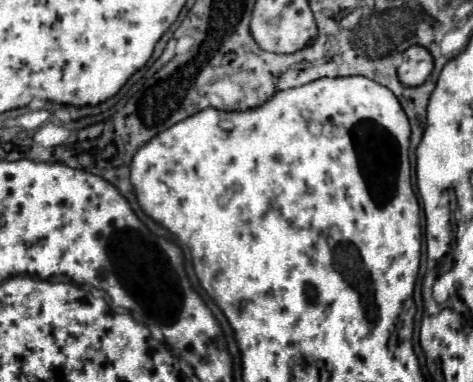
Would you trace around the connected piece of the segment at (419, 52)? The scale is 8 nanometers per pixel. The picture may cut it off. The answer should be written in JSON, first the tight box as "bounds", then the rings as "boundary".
{"bounds":[398,46,432,86],"boundary":[[[412,46],[404,52],[404,60],[398,68],[398,78],[404,86],[418,86],[428,80],[432,72],[432,56],[422,46]]]}

